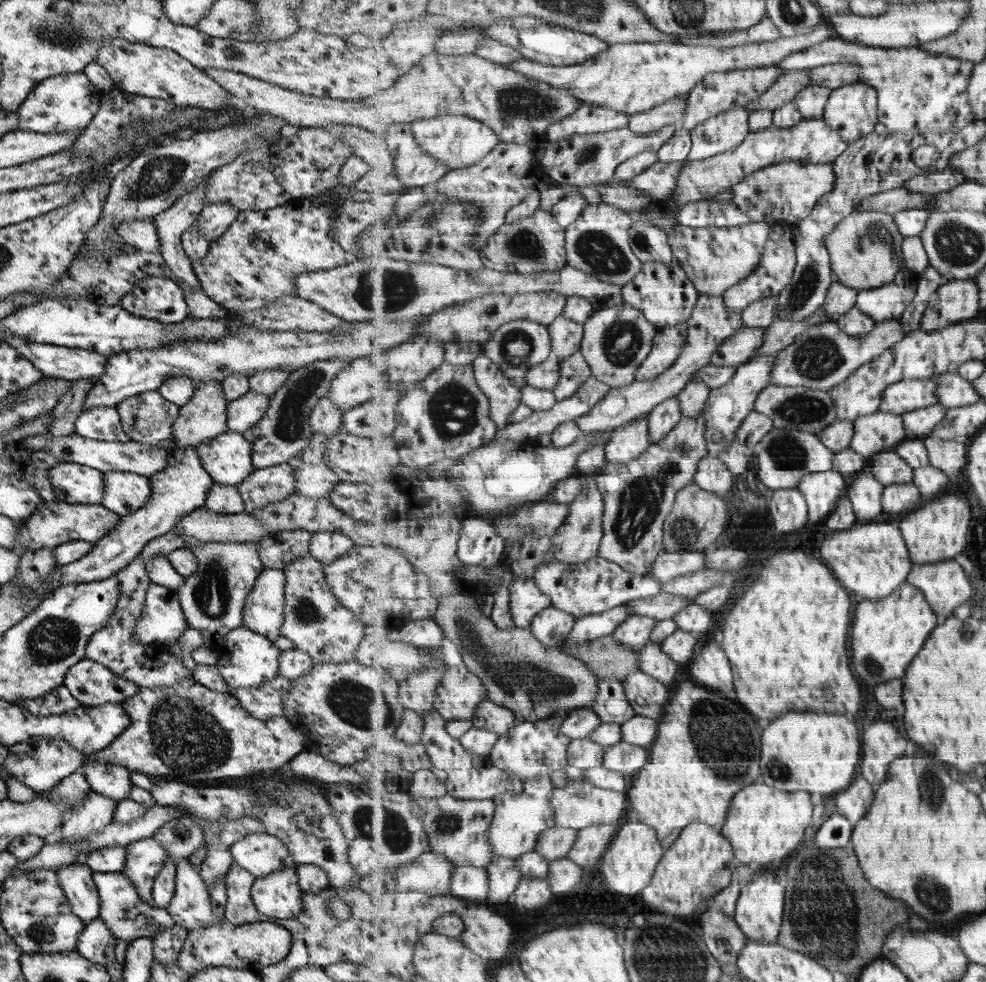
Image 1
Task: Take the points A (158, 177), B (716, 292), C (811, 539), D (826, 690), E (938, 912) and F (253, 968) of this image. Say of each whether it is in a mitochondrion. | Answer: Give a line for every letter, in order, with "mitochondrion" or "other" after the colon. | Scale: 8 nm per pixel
A: mitochondrion
B: other
C: other
D: mitochondrion
E: mitochondrion
F: other

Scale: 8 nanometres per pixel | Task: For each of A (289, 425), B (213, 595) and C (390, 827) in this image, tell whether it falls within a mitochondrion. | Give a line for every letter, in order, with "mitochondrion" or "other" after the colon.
A: mitochondrion
B: mitochondrion
C: mitochondrion

